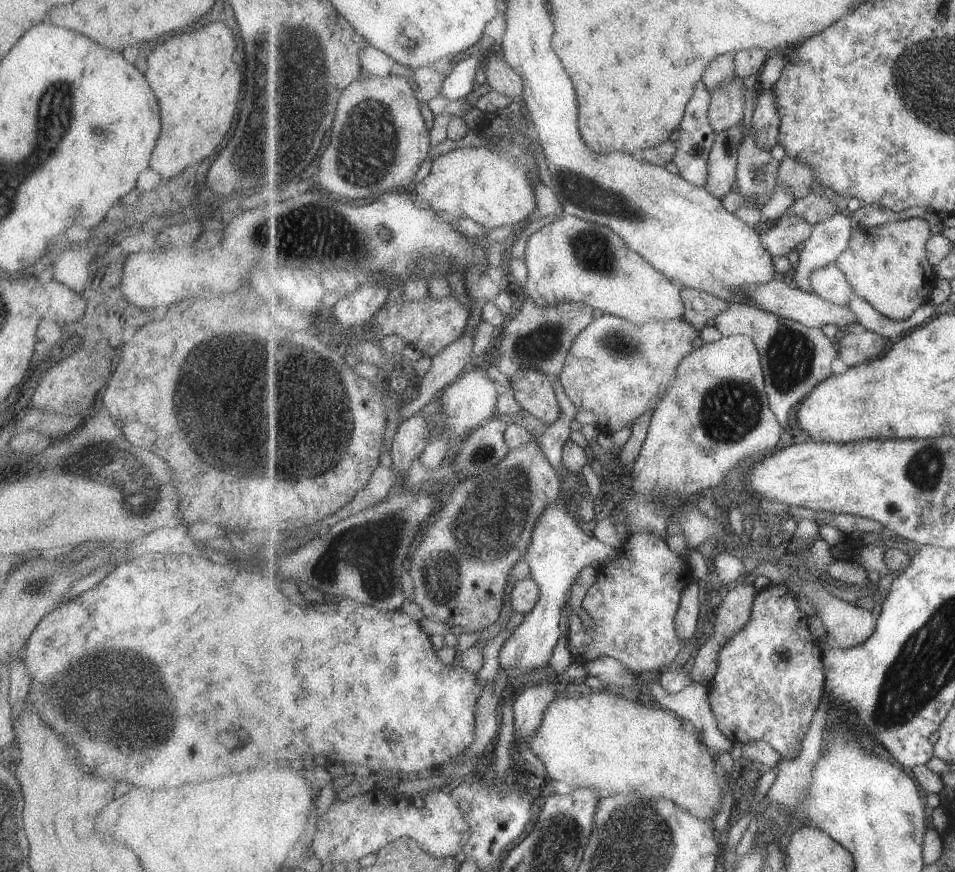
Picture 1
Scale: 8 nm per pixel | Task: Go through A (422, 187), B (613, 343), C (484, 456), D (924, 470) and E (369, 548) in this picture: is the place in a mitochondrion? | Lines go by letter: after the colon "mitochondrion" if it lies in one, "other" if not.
A: other
B: mitochondrion
C: mitochondrion
D: mitochondrion
E: mitochondrion

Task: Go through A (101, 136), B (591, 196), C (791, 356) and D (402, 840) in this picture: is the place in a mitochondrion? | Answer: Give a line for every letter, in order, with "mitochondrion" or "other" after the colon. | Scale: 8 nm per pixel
A: mitochondrion
B: mitochondrion
C: mitochondrion
D: other

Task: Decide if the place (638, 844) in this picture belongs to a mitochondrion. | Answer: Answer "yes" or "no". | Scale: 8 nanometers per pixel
yes

